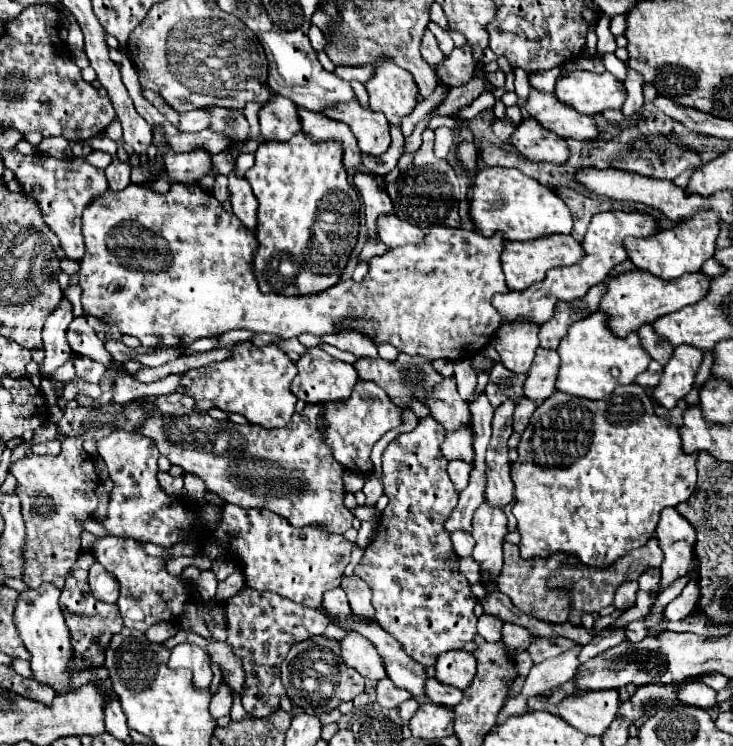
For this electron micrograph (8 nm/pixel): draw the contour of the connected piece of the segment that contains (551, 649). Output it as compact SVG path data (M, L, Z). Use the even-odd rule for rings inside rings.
M539 638L539 640L531 642L529 654L531 654L533 664L539 664L547 658L553 658L553 656L573 648L573 646L575 646L575 642L571 642L567 638Z

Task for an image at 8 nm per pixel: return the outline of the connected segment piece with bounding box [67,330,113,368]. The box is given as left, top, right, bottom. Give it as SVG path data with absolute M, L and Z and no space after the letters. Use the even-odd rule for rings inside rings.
M67 330L67 340L69 340L73 352L85 354L85 356L89 356L89 358L93 358L93 360L105 364L107 368L111 366L113 360L109 358L109 352L105 350L103 342L95 336L95 332L85 334L85 332L73 332L73 330Z

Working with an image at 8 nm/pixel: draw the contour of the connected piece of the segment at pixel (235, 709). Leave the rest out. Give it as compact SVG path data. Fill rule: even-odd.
M232 691L234 700L233 700L233 704L230 710L230 717L232 721L239 721L241 719L247 718L247 717L251 717L251 715L244 710L242 702L241 702L241 697L234 693Z

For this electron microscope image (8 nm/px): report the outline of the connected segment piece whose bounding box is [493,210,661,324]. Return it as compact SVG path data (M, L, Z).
M613 210L613 212L595 214L589 228L587 228L585 238L583 238L585 258L581 262L577 262L575 266L553 268L553 270L547 272L547 278L543 282L533 284L525 290L517 290L517 292L509 292L509 294L495 294L493 296L493 306L497 306L501 316L505 316L505 322L525 318L525 320L543 324L553 316L553 308L555 308L557 300L573 300L573 298L585 296L589 286L605 282L609 278L609 272L617 264L627 260L627 250L623 246L623 240L627 236L653 236L659 230L661 230L659 222L645 212Z

